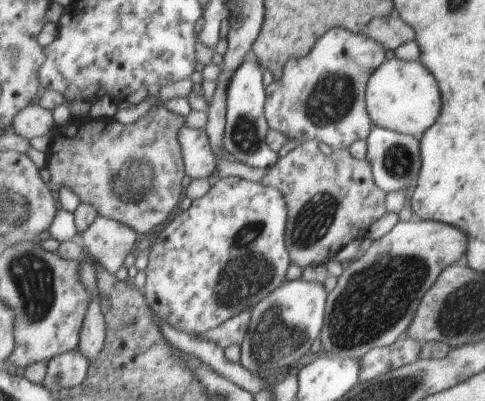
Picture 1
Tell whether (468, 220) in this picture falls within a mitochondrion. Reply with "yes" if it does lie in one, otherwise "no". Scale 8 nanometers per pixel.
no

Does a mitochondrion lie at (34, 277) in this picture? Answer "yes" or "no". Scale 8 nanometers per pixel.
yes

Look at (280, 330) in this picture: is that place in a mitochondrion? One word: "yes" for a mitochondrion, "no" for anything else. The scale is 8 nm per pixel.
yes

